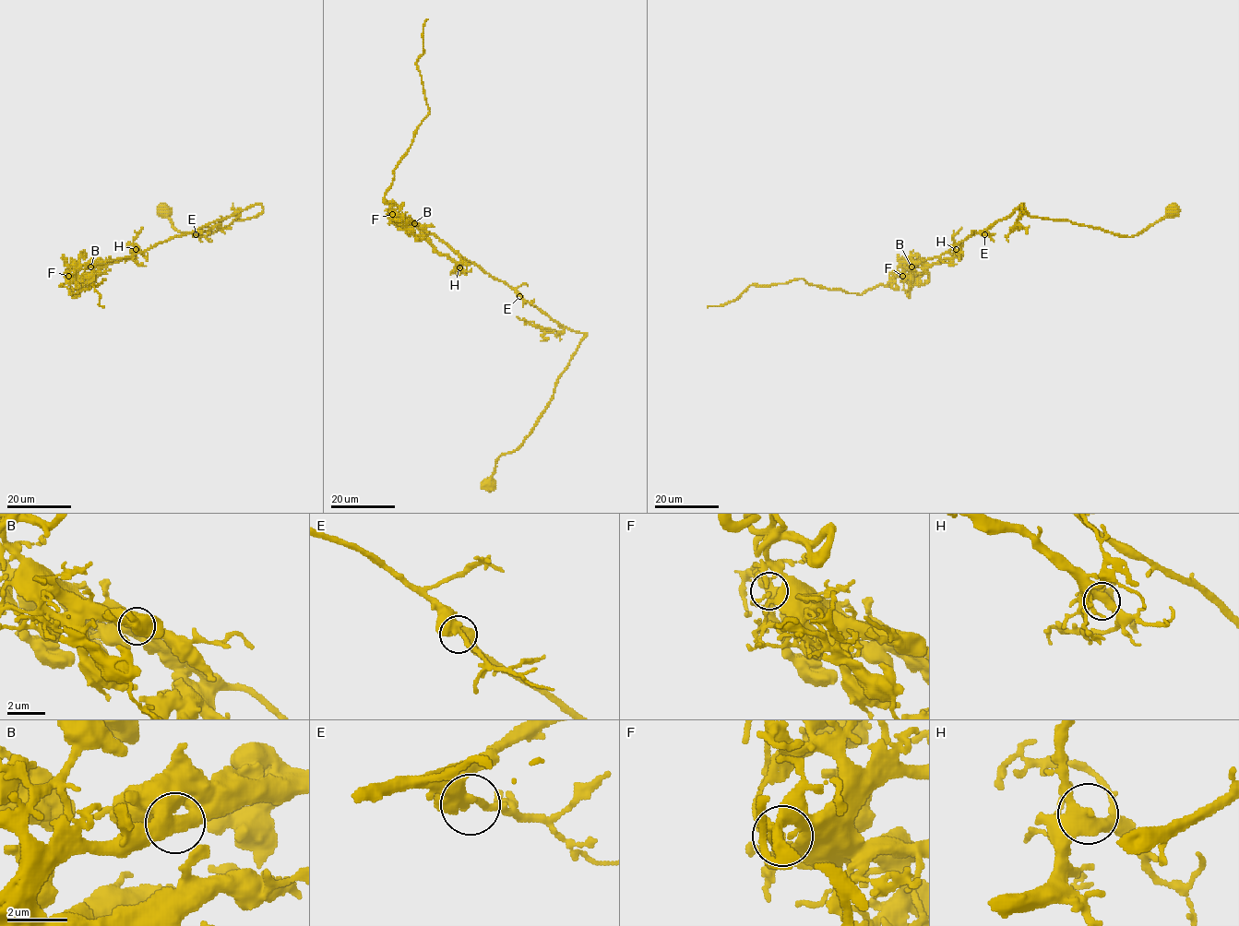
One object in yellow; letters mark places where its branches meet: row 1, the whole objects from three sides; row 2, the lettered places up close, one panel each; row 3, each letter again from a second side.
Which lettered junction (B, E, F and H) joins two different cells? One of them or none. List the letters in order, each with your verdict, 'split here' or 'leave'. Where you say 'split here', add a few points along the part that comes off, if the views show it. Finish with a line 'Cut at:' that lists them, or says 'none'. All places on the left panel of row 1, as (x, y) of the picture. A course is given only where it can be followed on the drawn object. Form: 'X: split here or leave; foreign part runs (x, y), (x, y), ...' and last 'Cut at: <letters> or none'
B: leave
E: leave
F: leave
H: leave
Cut at: none

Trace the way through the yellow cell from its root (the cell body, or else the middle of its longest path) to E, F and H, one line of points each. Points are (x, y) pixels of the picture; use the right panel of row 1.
E: (1173, 209), (1142, 232), (1120, 236), (1070, 221), (1029, 216), (1020, 204), (984, 234)
F: (1173, 209), (1142, 232), (1120, 236), (1070, 221), (1029, 216), (1020, 204), (948, 252), (917, 261), (902, 276)
H: (1173, 209), (1142, 232), (1120, 236), (1070, 221), (1029, 216), (1020, 204), (940, 259), (950, 262), (956, 249)

